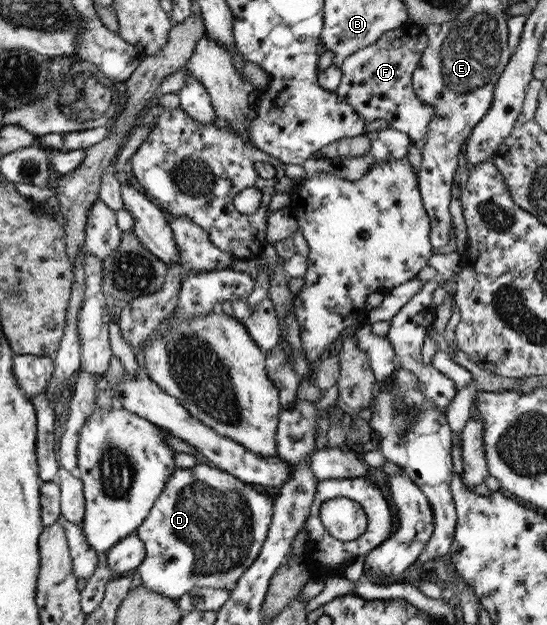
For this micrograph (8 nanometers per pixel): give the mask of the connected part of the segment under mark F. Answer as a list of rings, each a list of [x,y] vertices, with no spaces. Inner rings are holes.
[[[406,23],[389,31],[371,45],[354,51],[345,58],[341,83],[336,91],[338,99],[348,103],[367,123],[375,119],[384,119],[386,125],[406,133],[419,144],[429,131],[429,124],[436,111],[433,106],[422,102],[414,93],[412,74],[419,63],[422,52],[426,50],[428,37],[423,27]]]

